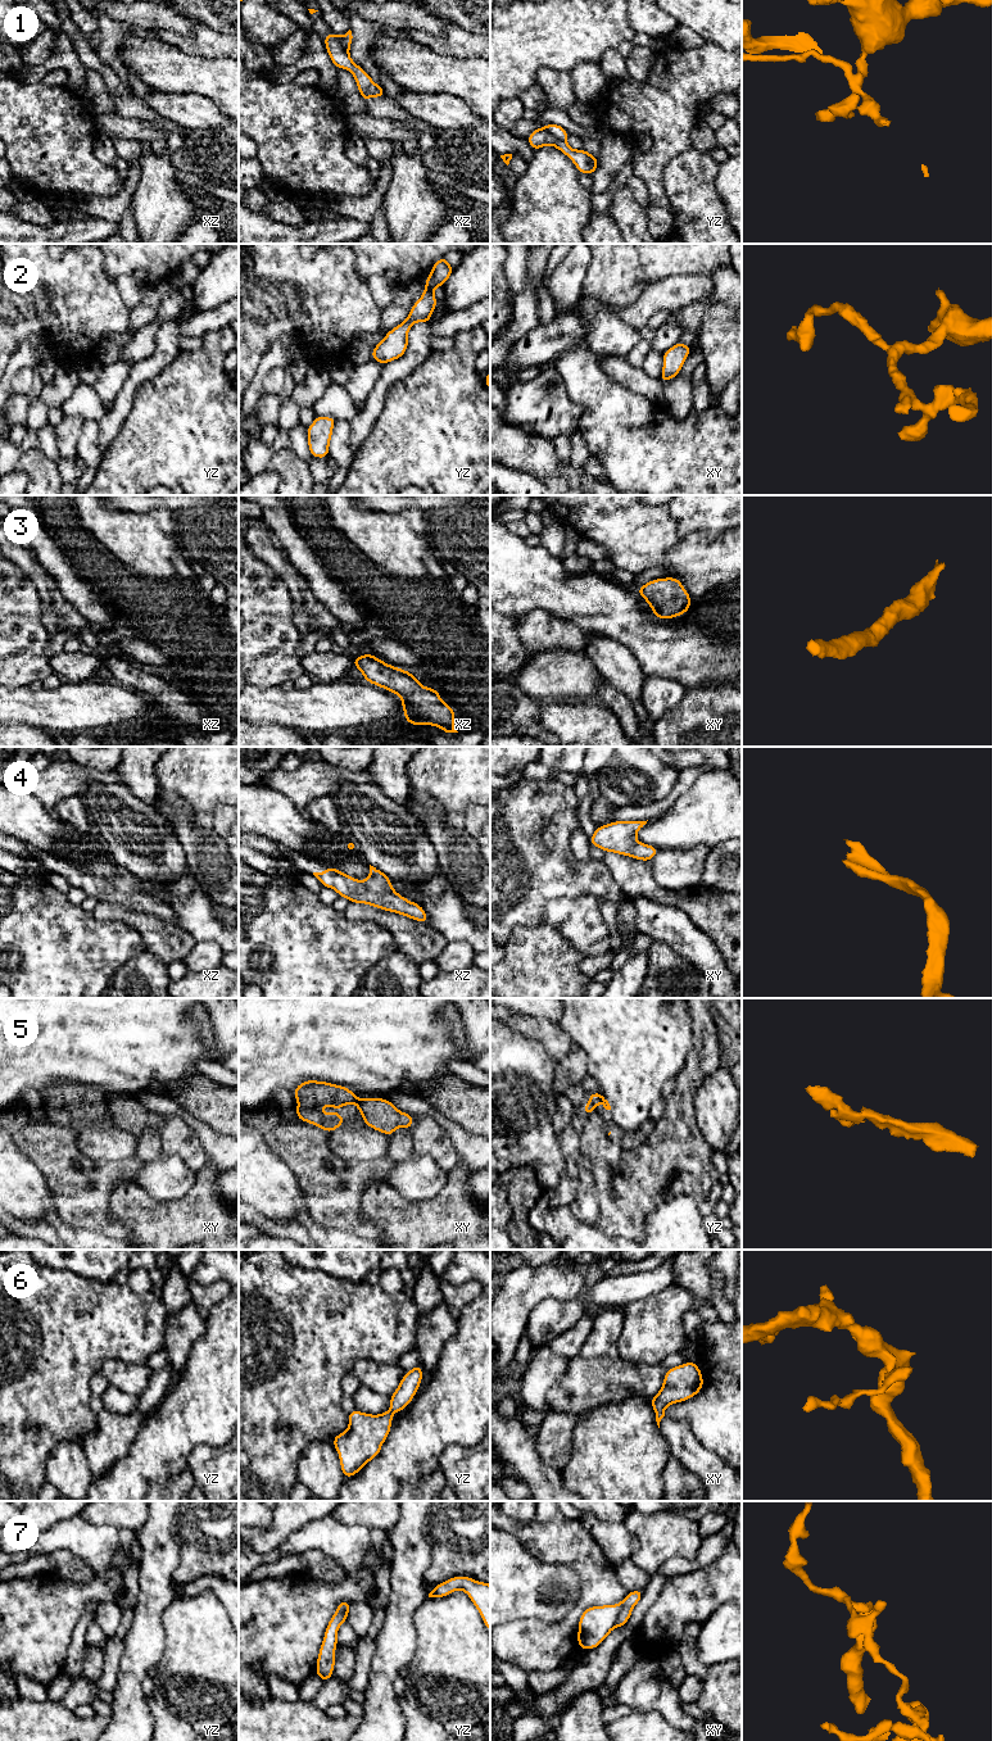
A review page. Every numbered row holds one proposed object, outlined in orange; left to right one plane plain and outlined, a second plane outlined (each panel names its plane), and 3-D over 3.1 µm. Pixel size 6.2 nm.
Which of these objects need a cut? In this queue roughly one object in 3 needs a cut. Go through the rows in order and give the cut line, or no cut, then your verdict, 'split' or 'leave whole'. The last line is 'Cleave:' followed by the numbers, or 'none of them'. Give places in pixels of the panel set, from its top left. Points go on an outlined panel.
1: cut in yz along (542, 127), (565, 141); split
2: no cut; leave whole
3: no cut; leave whole
4: no cut; leave whole
5: cut in yz along (597, 1093), (599, 1100); split
6: no cut; leave whole
7: cut in xy along (630, 1606), (625, 1606), (620, 1612), (615, 1626); split
Cleave: 1, 5, 7

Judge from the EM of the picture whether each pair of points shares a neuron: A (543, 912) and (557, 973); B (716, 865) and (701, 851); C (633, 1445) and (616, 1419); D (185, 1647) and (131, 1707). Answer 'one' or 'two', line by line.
A: two
B: two
C: one
D: two

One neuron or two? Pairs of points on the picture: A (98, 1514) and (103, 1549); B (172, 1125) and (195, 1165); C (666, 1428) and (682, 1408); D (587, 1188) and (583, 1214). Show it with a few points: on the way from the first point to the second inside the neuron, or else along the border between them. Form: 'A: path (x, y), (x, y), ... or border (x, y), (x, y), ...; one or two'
A: border (80, 1514), (96, 1526), (113, 1526), (118, 1529); two
B: path (176, 1136), (193, 1155); one
C: border (665, 1414), (684, 1420), (696, 1438); two
D: path (587, 1195), (585, 1207); one

